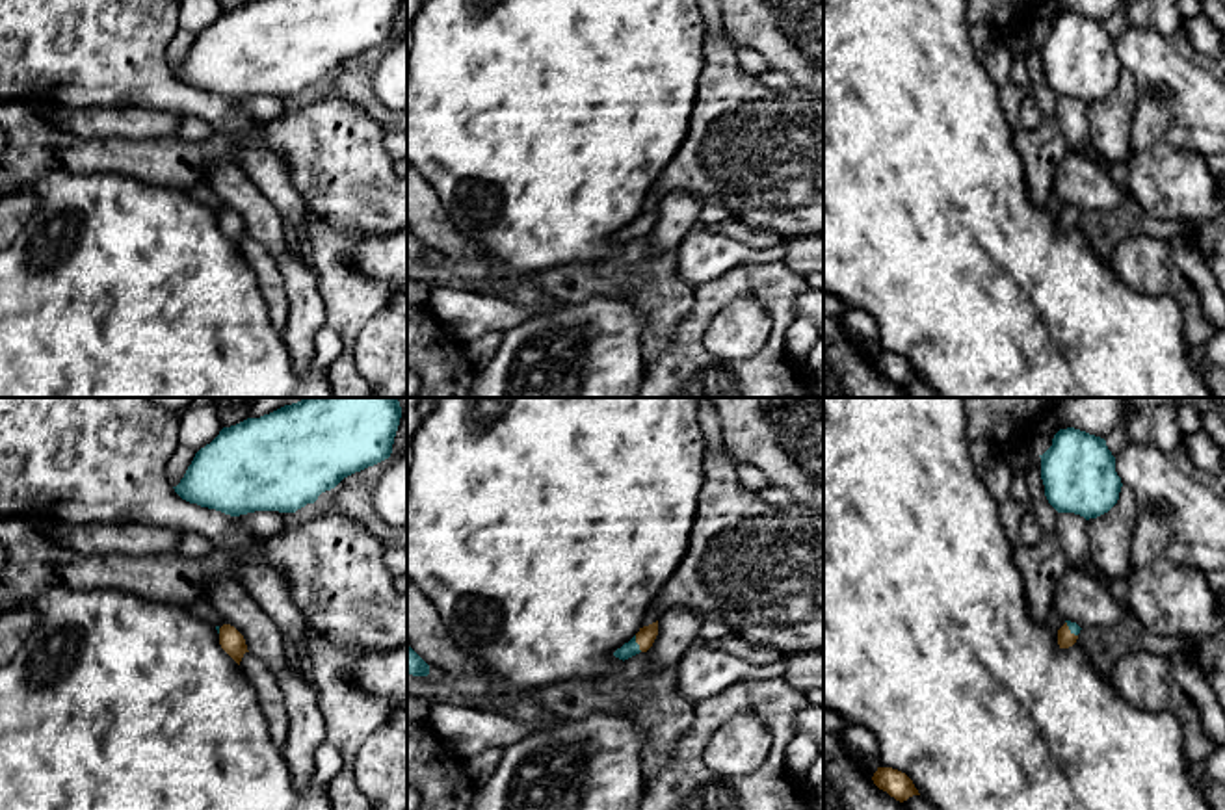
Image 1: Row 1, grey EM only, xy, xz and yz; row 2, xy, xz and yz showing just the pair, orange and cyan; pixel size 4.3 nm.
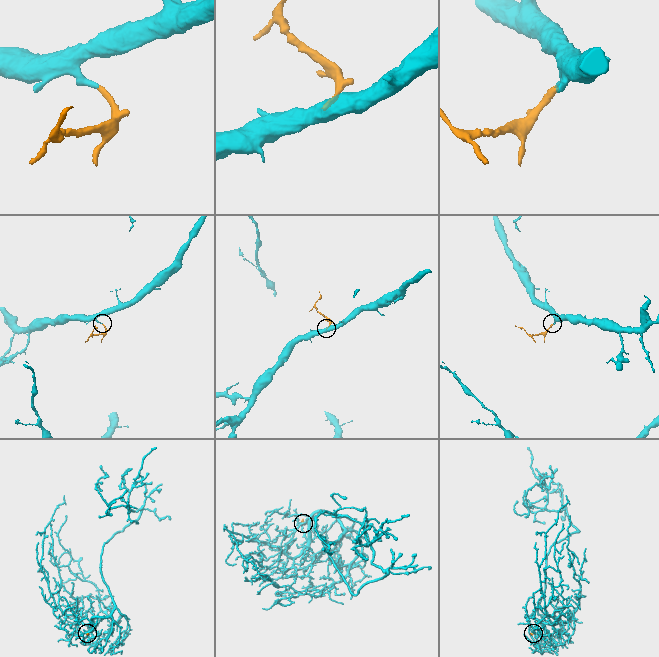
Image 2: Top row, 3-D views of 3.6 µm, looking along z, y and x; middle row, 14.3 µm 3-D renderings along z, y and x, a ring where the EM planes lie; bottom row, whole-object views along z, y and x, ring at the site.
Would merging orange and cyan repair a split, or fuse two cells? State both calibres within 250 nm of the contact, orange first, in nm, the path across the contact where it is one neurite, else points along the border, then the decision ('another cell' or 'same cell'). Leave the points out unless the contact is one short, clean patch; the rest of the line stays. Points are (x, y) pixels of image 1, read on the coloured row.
80/70 nm | across xz (647, 634), (636, 641), (629, 649) | same cell

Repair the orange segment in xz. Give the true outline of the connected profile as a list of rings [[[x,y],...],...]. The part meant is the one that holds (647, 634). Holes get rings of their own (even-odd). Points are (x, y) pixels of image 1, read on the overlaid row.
[[[658,621],[639,628],[639,632],[621,648],[617,648],[613,656],[625,661],[639,652],[647,652],[652,647],[656,635],[658,635]]]

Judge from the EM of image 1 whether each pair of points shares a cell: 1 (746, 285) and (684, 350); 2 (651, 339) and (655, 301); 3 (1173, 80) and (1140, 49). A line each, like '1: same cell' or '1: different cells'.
1: same cell
2: same cell
3: same cell

